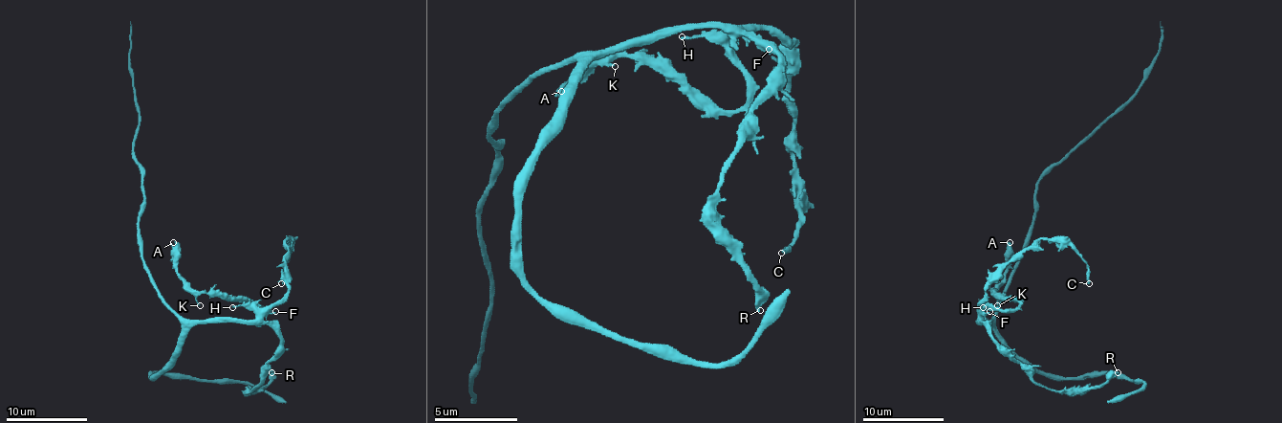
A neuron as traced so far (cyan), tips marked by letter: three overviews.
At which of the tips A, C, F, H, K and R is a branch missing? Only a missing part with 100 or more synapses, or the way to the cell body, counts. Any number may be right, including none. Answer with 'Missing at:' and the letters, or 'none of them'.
Missing at: none of them

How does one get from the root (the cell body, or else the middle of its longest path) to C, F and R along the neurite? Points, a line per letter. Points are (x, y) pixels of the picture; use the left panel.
C: (160, 298), (187, 320), (257, 320), (288, 291), (288, 240), (290, 258), (284, 264), (281, 283)
F: (160, 298), (187, 320), (259, 320), (275, 311)
R: (160, 298), (187, 320), (268, 323), (279, 338), (279, 352), (249, 391), (263, 387), (271, 372)

